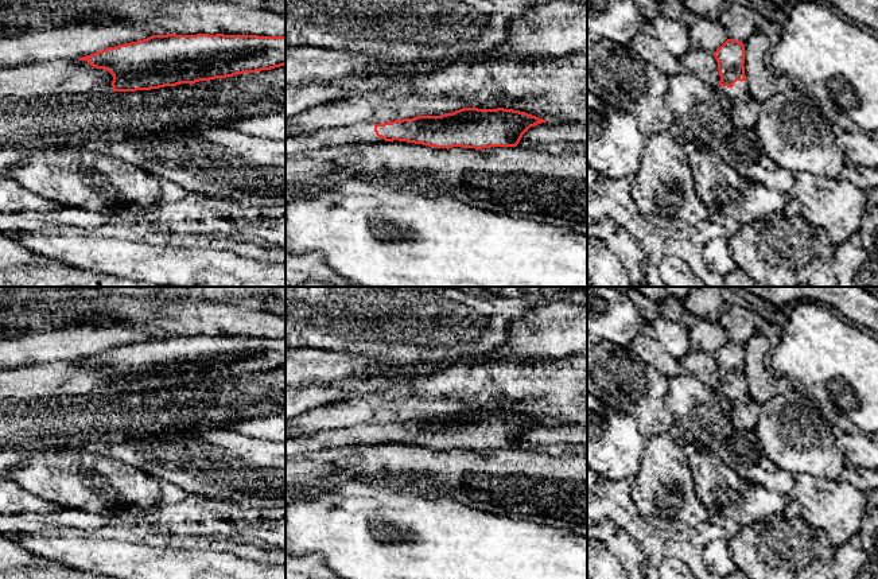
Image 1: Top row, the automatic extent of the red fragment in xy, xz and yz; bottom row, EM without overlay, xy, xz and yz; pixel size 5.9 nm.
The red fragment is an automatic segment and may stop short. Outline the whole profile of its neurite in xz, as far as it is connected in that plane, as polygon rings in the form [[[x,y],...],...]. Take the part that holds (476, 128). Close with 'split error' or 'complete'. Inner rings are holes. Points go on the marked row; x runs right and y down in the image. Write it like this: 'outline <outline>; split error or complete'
outline [[[463,108],[442,116],[417,116],[384,124],[362,121],[288,136],[285,156],[337,145],[393,140],[435,148],[516,147],[531,127],[545,121],[525,112],[504,108]]]; split error

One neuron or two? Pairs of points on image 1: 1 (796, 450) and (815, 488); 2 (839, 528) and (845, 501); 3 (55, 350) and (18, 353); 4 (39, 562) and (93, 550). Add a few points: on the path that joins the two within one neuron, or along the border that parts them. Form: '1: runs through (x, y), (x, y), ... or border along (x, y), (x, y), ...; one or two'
1: border along (795, 474), (814, 474), (838, 480); two
2: runs through (839, 521), (839, 508); one
3: runs through (46, 350), (27, 350); one
4: border along (19, 544), (53, 560); two

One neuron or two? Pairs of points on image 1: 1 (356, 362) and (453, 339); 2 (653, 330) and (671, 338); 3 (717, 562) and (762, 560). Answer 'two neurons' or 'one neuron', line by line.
1: two neurons
2: one neuron
3: two neurons

